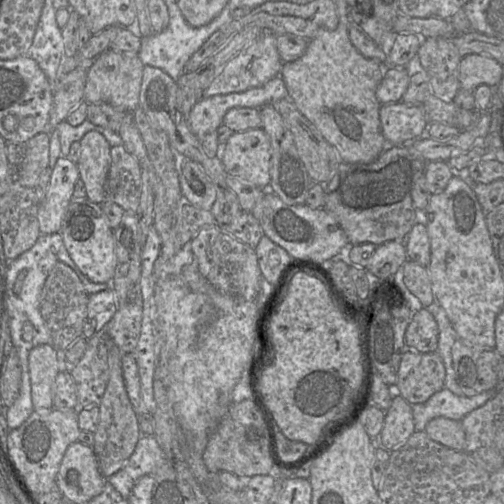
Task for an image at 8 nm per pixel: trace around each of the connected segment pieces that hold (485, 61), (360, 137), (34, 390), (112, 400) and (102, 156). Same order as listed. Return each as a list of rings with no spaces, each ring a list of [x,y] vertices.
[[[469,54],[459,64],[460,90],[474,92],[482,84],[496,86],[502,79],[503,66],[490,56]]]
[[[340,16],[335,30],[318,31],[308,41],[307,49],[299,59],[283,64],[280,77],[287,88],[288,98],[324,139],[338,151],[343,162],[368,164],[374,162],[388,147],[379,117],[382,104],[376,97],[376,90],[384,75],[380,71],[378,61],[366,58],[351,43],[347,30],[349,20],[348,16]]]
[[[43,344],[29,354],[31,397],[34,410],[53,410],[53,384],[59,374],[57,349]]]
[[[114,344],[109,356],[110,377],[99,404],[99,423],[94,432],[93,451],[103,477],[109,478],[126,464],[141,438],[138,415],[128,397],[122,369],[122,351]]]
[[[89,131],[79,141],[76,165],[87,199],[101,204],[105,199],[104,184],[111,165],[111,146],[97,131]]]

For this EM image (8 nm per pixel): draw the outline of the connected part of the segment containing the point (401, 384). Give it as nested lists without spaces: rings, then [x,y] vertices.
[[[407,350],[402,355],[396,384],[410,405],[427,401],[444,388],[444,381],[445,367],[437,352]]]

